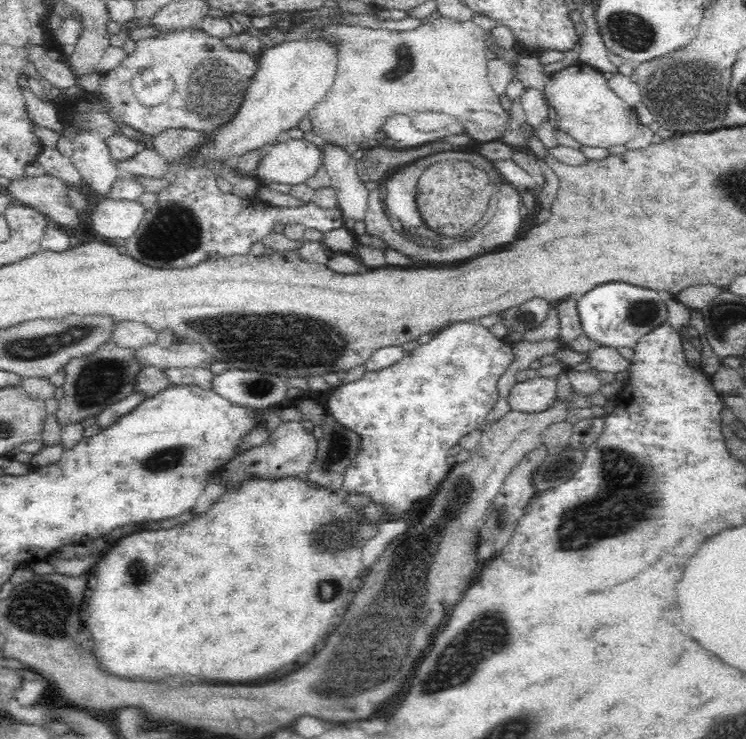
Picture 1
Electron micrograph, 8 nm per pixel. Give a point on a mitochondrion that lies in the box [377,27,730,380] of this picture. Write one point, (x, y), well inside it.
(686, 92)

